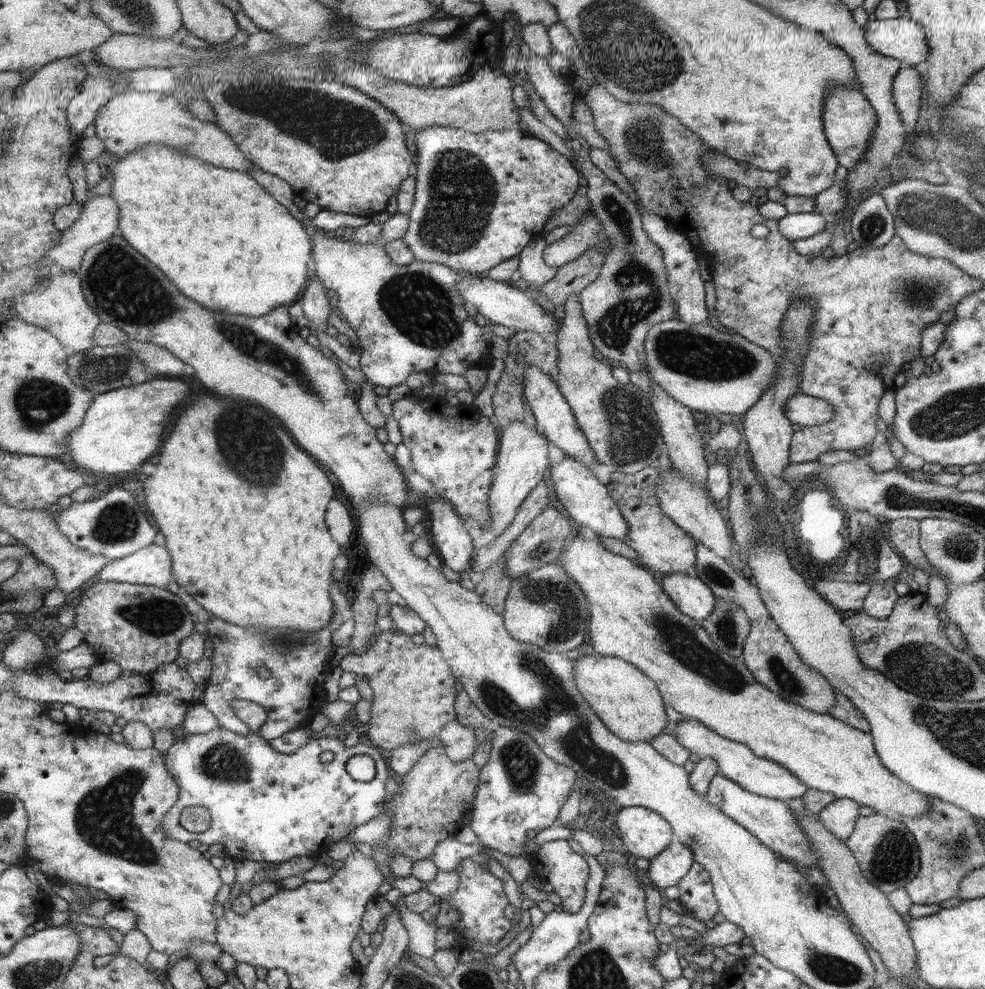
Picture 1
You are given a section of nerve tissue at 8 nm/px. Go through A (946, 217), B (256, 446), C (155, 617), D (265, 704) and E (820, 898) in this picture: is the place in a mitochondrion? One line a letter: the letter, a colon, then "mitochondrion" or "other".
A: mitochondrion
B: mitochondrion
C: mitochondrion
D: other
E: other

